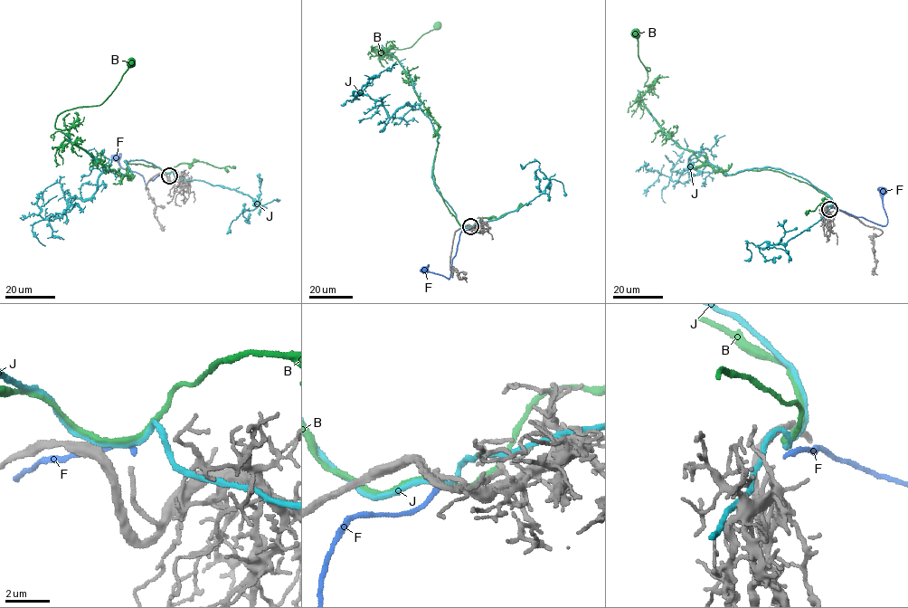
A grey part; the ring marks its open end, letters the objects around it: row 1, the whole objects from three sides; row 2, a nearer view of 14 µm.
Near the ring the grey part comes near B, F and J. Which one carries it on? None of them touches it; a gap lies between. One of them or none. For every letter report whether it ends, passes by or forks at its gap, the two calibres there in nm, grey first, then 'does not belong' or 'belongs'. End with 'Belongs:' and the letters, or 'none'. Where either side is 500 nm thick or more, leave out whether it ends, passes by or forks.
B: it passes by | 200/190 nm | does not belong
F: it ends | 200/220 nm | belongs
J: it passes by | 200/240 nm | does not belong
Belongs: F

